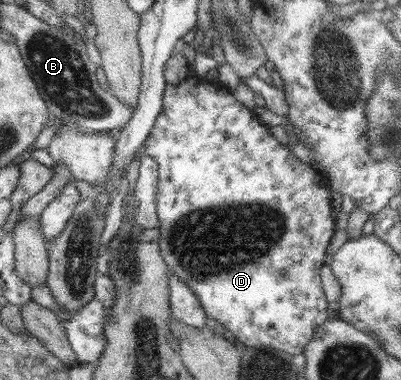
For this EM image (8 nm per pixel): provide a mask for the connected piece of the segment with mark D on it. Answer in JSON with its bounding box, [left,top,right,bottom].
[144,74,336,355]

